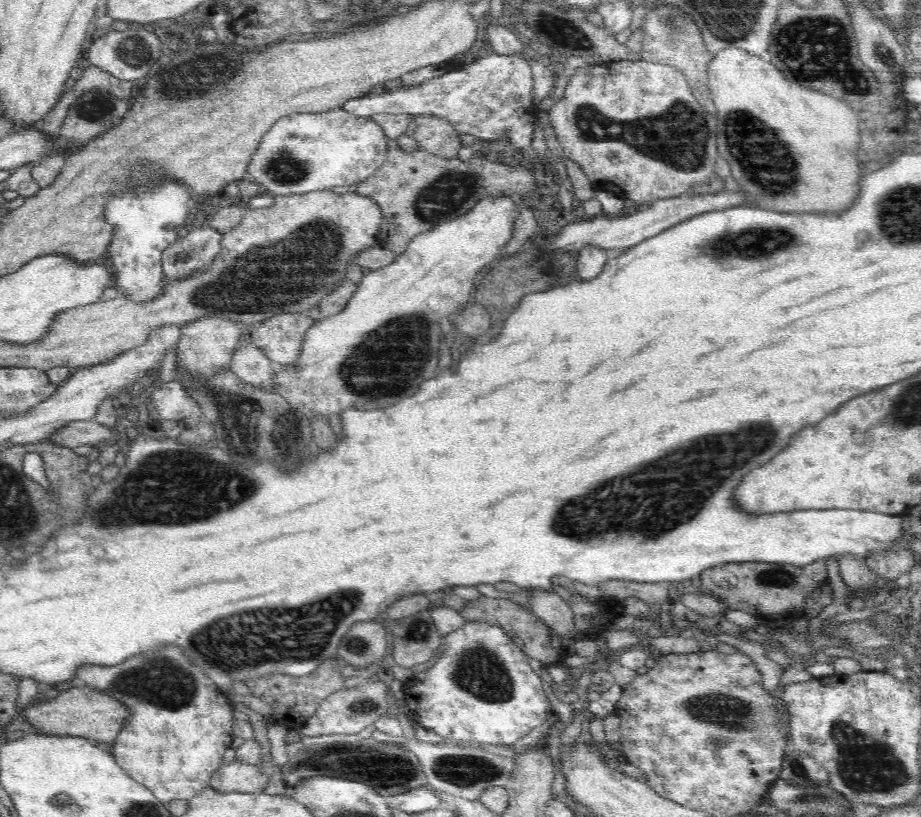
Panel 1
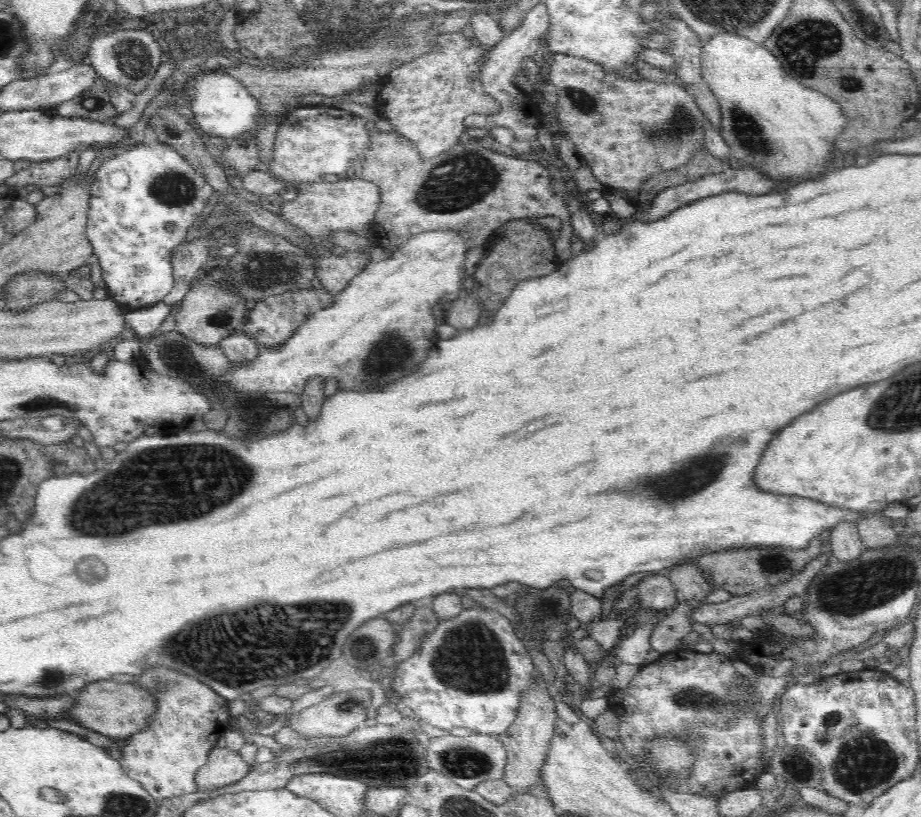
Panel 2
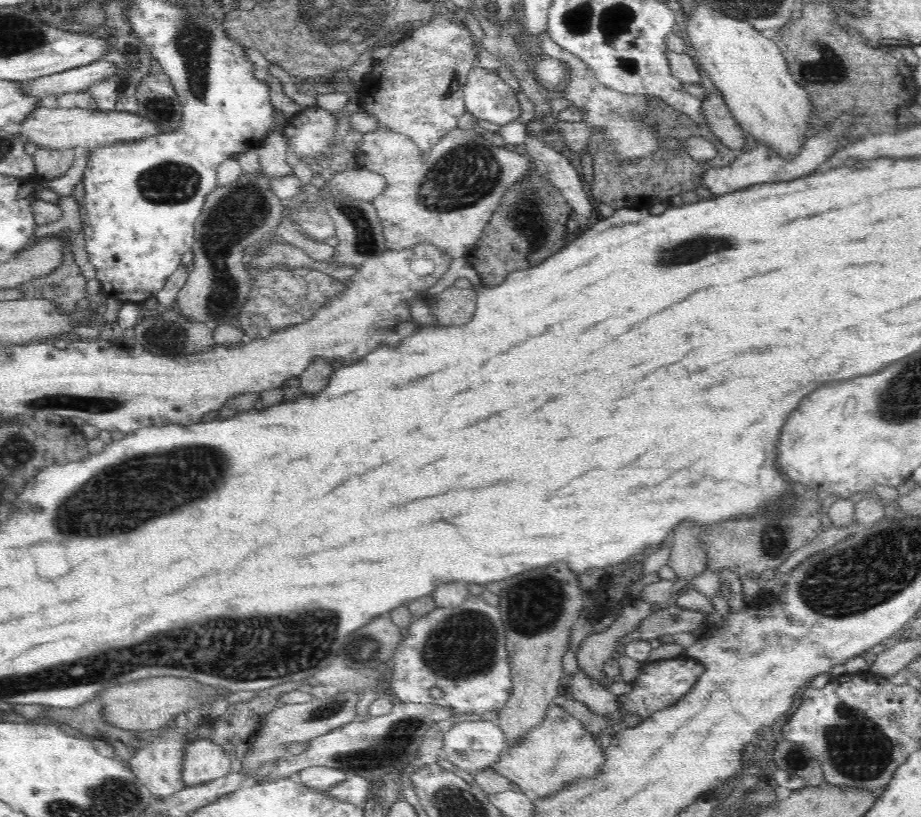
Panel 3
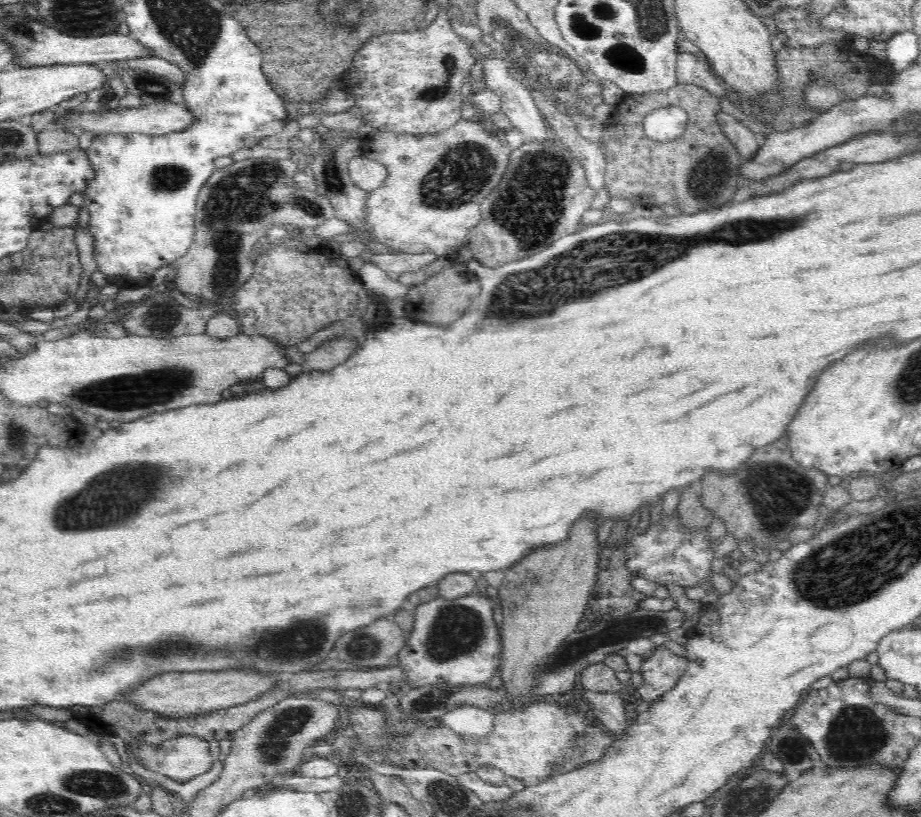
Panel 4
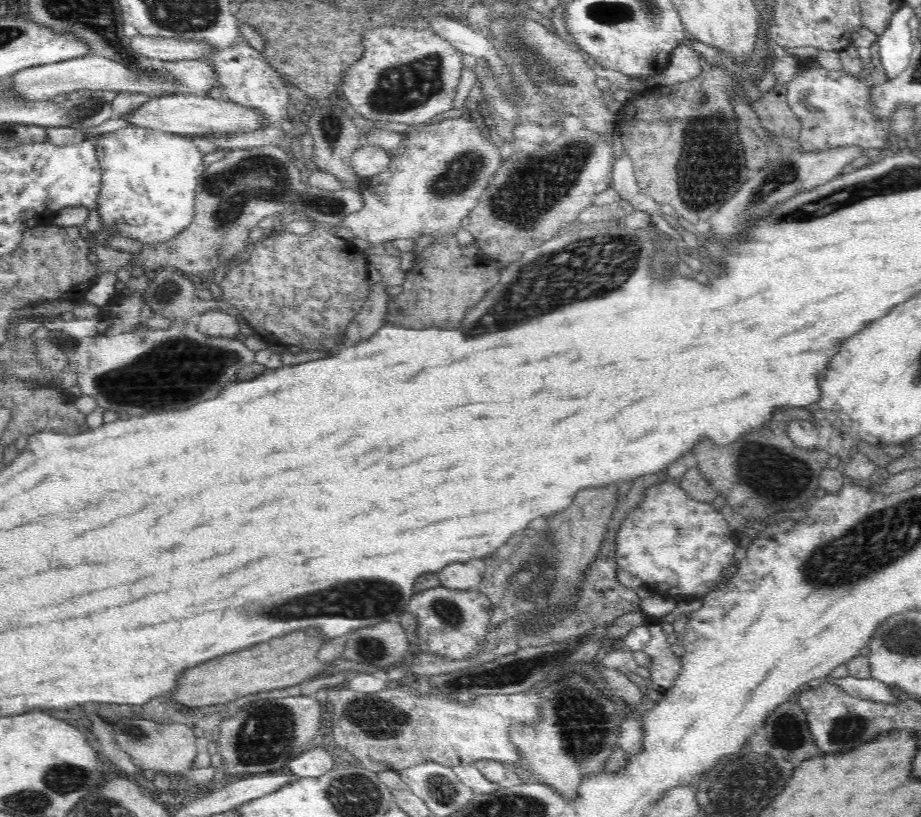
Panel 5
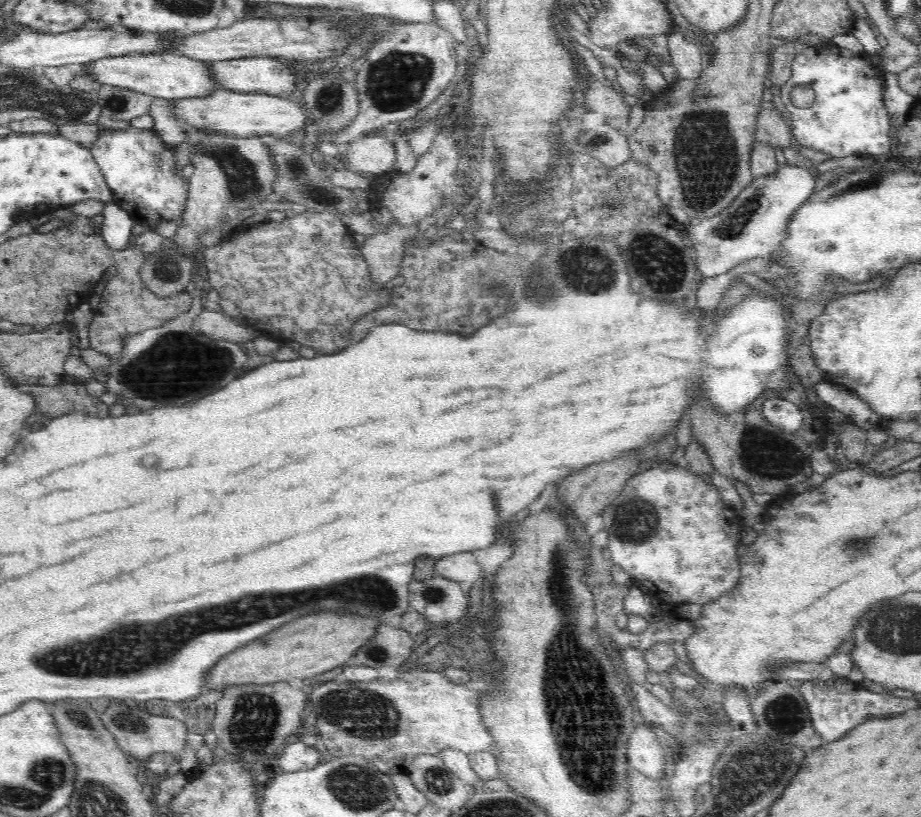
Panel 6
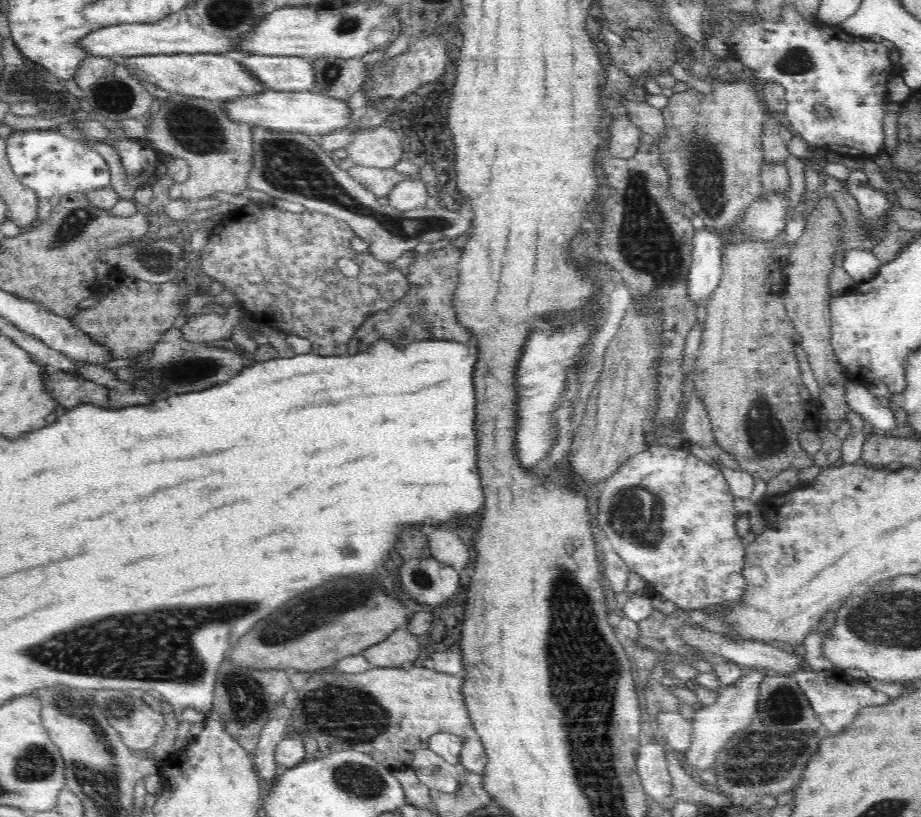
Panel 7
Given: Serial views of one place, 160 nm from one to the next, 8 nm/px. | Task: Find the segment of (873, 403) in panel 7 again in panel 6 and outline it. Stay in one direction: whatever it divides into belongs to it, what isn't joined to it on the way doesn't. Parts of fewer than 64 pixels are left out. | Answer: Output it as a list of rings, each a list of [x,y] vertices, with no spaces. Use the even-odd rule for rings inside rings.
[[[825,381],[814,384],[812,388],[820,400],[839,410],[842,414],[846,414],[848,418],[852,418],[852,421],[864,432],[882,424],[879,422],[877,412],[868,406],[869,402],[860,400],[854,392]]]

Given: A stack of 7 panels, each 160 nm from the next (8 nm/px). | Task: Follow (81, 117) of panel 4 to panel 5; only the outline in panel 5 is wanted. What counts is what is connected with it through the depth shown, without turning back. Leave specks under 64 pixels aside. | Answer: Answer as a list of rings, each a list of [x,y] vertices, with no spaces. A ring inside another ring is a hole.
[[[205,93],[166,94],[154,96],[142,107],[133,110],[125,117],[132,126],[150,128],[173,135],[200,135],[210,133],[250,132],[264,128],[261,114],[254,109],[244,108],[230,101],[216,101]]]

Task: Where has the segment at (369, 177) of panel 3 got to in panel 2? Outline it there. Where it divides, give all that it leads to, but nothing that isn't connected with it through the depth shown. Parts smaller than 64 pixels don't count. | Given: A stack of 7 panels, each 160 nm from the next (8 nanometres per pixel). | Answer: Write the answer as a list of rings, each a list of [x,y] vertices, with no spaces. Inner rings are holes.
[[[355,176],[351,179],[341,177],[335,183],[320,180],[299,186],[294,200],[286,201],[281,205],[279,217],[286,224],[296,226],[298,230],[310,236],[314,244],[329,250],[332,245],[330,232],[364,232],[374,221],[380,201],[379,188],[368,180]]]

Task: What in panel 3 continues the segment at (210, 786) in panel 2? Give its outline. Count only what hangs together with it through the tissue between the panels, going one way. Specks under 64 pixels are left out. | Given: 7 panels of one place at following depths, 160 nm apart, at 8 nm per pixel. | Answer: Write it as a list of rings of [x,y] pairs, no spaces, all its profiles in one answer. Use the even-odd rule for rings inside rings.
[[[204,738],[186,744],[182,775],[187,787],[217,780],[230,774],[230,770],[232,761],[221,745]]]

